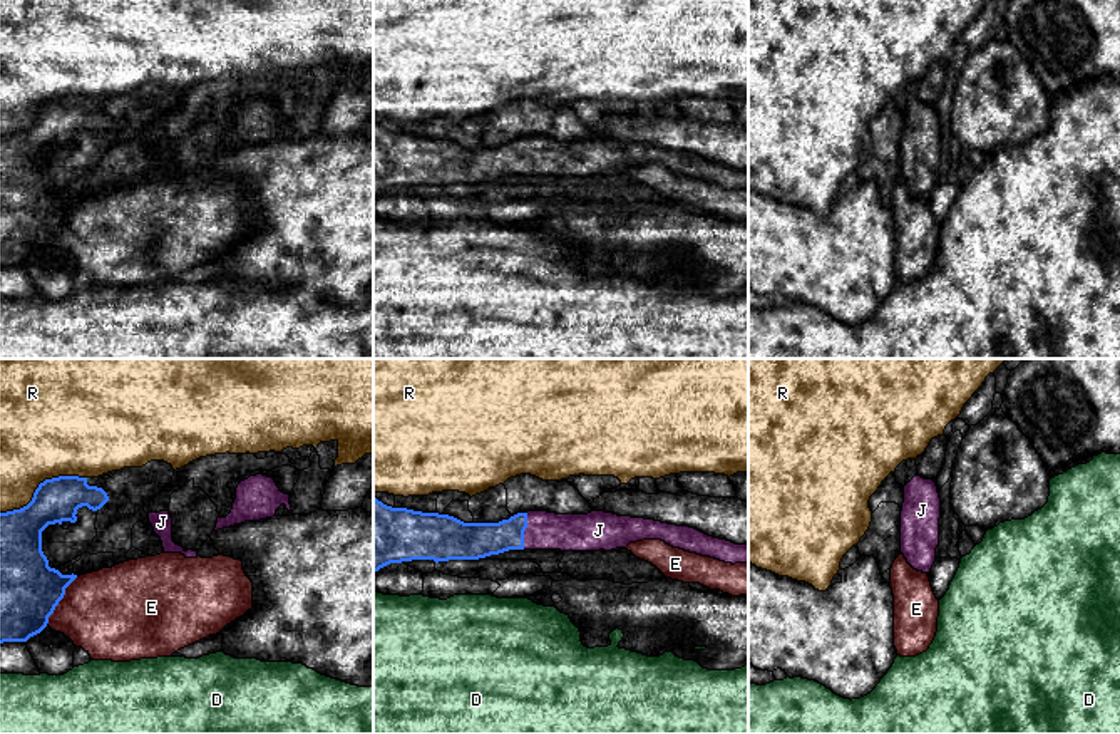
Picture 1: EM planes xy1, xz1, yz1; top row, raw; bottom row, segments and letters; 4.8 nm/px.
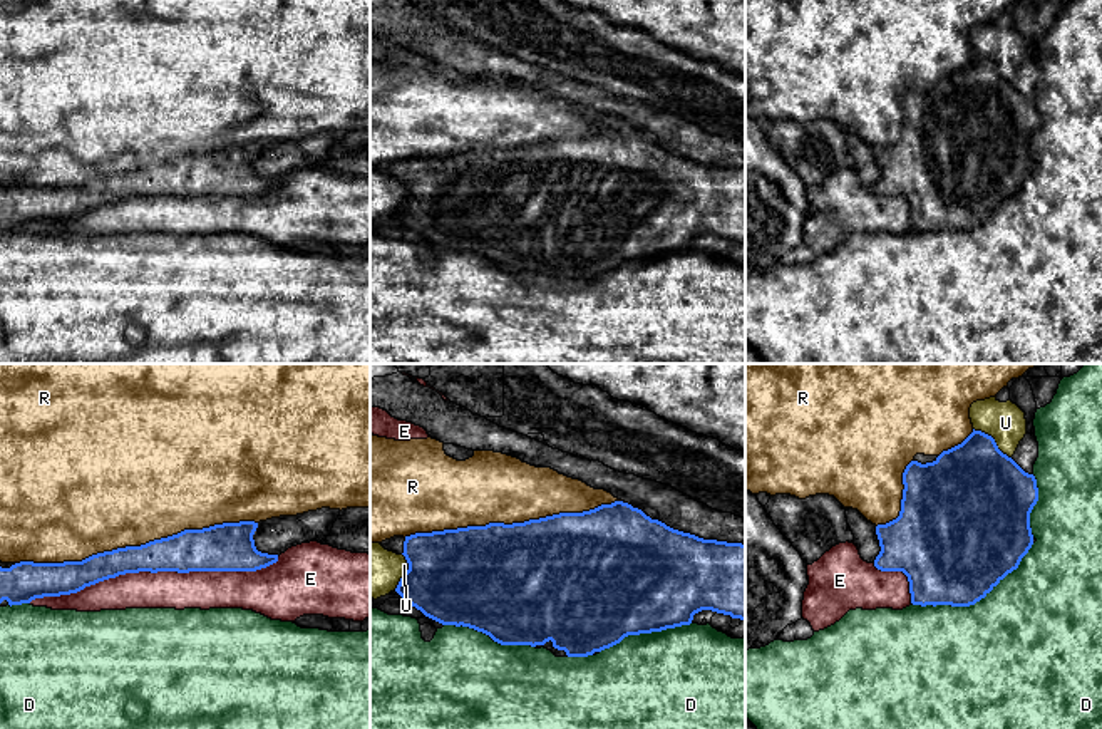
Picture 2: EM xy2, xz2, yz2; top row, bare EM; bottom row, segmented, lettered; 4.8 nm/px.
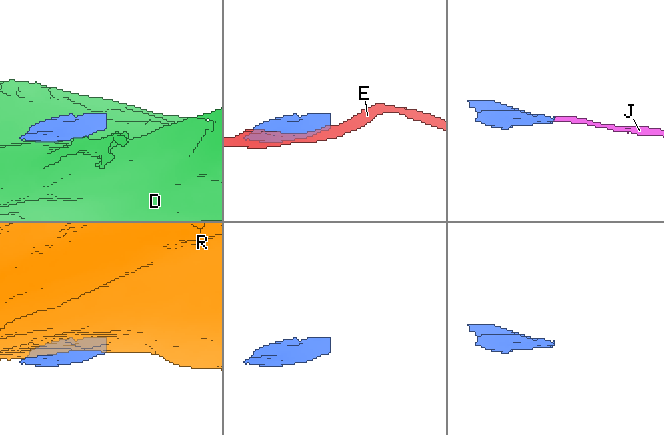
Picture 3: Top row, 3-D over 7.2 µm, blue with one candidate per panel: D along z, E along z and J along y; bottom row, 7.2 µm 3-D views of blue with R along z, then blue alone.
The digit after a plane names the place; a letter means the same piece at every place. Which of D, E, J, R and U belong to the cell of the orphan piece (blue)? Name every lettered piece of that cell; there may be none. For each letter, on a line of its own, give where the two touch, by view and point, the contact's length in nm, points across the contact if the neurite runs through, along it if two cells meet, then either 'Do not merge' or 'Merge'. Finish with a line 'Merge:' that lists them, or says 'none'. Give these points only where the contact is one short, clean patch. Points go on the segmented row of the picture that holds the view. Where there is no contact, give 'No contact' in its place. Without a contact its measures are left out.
D: Touches blue at yz2 (975, 602). Shared border 650 nm. Do not merge
E: Touches blue at xy2 (154, 572). Shared border 1200 nm. Do not merge
J: Touches blue at xz1 (524, 530). Shared border 180 nm. Path across: xz1 (474, 540), (496, 538), (524, 530), (544, 530). Merge
R: Touches blue at xy2 (136, 547). Shared border 1200 nm. Do not merge
U: Touches blue at yz2 (993, 439). Shared border 240 nm. Do not merge
Merge: J

